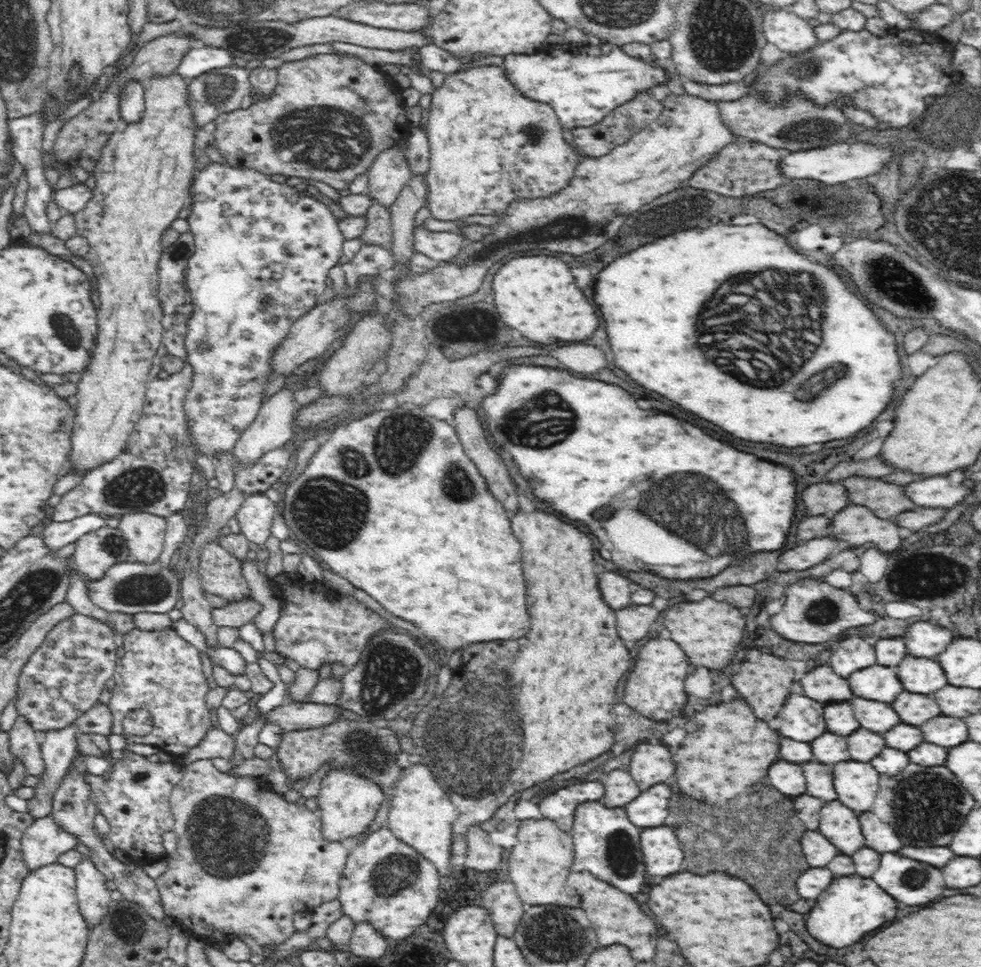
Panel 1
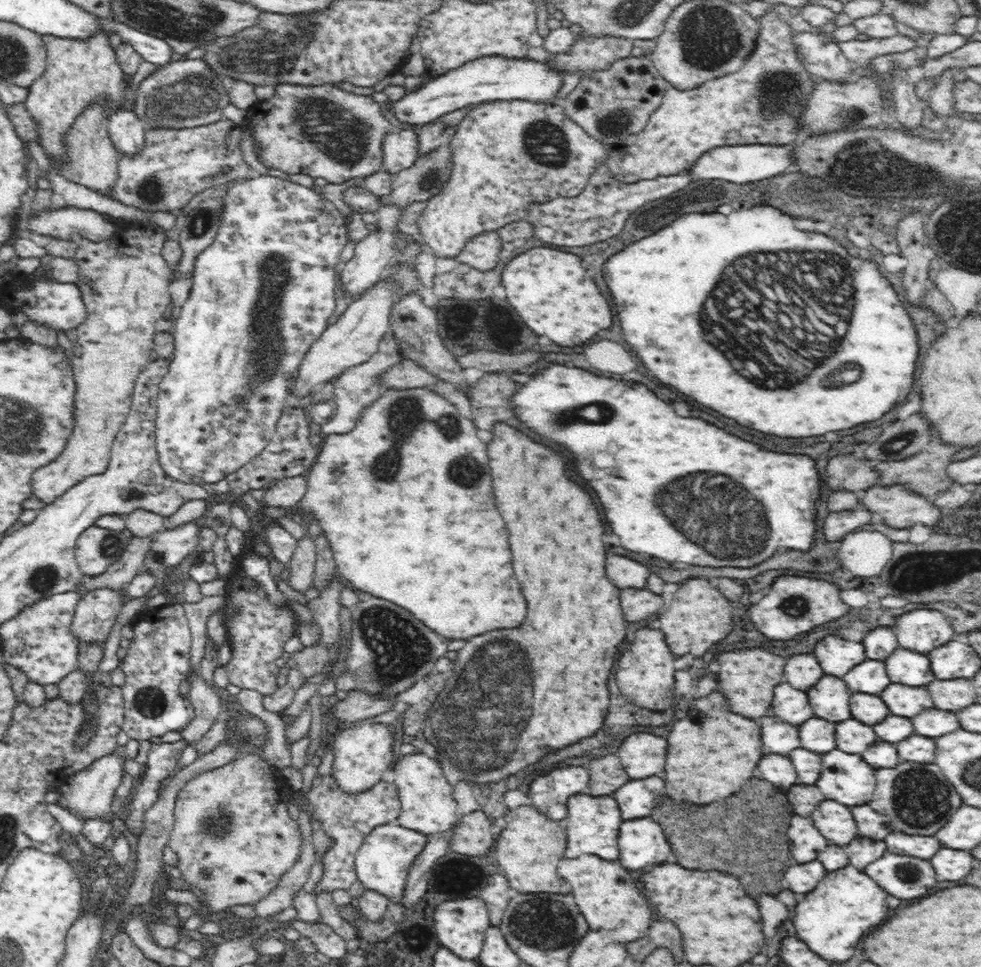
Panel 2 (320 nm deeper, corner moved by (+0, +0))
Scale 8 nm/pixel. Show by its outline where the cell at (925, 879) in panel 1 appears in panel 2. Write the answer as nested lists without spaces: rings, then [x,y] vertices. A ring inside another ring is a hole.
[[[888,850],[878,860],[868,864],[864,872],[888,894],[900,900],[926,896],[926,892],[936,884],[936,874],[930,862]]]

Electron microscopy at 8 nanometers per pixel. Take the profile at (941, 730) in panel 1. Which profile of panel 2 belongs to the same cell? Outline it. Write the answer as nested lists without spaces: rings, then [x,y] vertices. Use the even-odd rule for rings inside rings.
[[[936,708],[926,710],[924,714],[918,714],[916,718],[912,718],[912,722],[914,722],[916,734],[922,734],[928,738],[938,738],[938,736],[950,734],[950,732],[960,728],[956,714],[936,710]]]

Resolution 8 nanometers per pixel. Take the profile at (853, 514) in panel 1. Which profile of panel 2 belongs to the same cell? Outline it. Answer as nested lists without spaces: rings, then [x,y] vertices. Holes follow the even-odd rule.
[[[877,483],[861,492],[861,497],[869,512],[882,514],[884,522],[892,528],[910,528],[918,522],[932,526],[940,522],[940,508],[933,498],[909,492],[905,485]]]

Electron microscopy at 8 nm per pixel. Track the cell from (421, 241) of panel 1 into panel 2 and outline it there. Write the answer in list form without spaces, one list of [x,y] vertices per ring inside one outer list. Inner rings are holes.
[[[498,230],[484,231],[468,241],[463,251],[455,259],[481,271],[493,269],[503,249],[502,242]]]

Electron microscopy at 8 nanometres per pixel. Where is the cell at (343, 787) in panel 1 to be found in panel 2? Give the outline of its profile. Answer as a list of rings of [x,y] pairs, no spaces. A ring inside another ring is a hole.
[[[367,719],[355,722],[354,726],[337,732],[329,739],[334,752],[332,775],[340,789],[346,793],[360,793],[382,781],[382,772],[392,766],[394,734],[394,727]]]

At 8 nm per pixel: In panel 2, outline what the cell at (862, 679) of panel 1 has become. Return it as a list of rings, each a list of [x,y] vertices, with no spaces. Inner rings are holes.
[[[864,660],[851,668],[844,680],[851,692],[868,694],[879,694],[890,684],[884,664],[880,660]]]

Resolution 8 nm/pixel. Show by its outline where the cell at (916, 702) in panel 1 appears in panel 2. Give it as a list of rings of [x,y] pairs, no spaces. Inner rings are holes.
[[[890,684],[890,686],[886,686],[886,690],[882,690],[879,694],[879,697],[884,698],[884,702],[888,704],[892,714],[904,716],[904,718],[912,718],[912,716],[920,714],[922,710],[928,710],[934,706],[930,692],[924,686],[912,688],[912,686]]]

